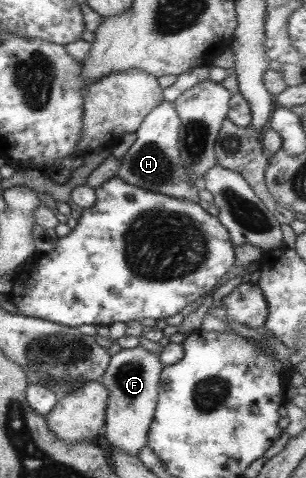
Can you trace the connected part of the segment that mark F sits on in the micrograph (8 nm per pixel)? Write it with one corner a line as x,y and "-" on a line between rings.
139,345
129,349
121,348
110,356
107,368
100,378
107,389
105,420
101,433
109,446
121,450
123,454
137,457
137,452
145,445
147,430
157,404
162,366
157,355

